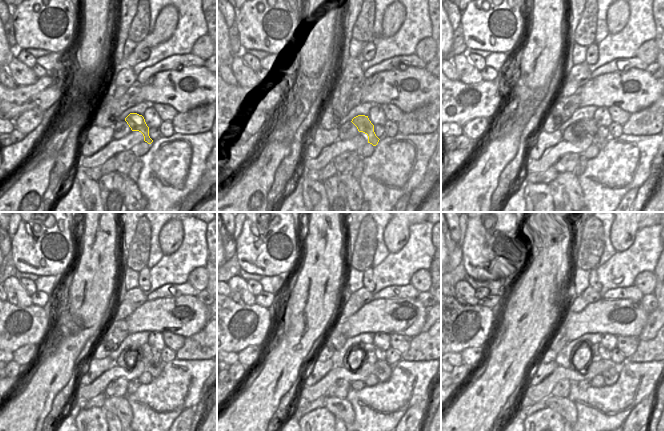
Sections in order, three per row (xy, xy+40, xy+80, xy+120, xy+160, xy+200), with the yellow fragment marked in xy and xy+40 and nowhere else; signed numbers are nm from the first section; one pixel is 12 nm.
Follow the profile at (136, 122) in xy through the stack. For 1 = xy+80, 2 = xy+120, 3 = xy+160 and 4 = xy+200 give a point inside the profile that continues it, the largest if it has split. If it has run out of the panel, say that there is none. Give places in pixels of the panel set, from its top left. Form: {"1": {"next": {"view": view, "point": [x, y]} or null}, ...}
{"1": {"next": {"view": "xy+80", "point": [590, 126]}}, "2": {"next": {"view": "xy+120", "point": [153, 367]}}, "3": {"next": {"view": "xy+160", "point": [382, 369]}}, "4": {"next": {"view": "xy+200", "point": [610, 375]}}}

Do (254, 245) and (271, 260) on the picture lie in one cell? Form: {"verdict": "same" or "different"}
{"verdict": "same"}

